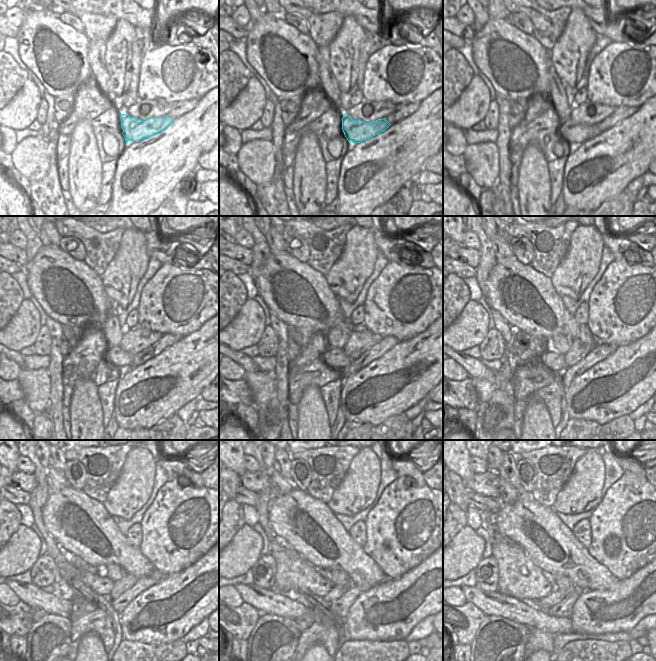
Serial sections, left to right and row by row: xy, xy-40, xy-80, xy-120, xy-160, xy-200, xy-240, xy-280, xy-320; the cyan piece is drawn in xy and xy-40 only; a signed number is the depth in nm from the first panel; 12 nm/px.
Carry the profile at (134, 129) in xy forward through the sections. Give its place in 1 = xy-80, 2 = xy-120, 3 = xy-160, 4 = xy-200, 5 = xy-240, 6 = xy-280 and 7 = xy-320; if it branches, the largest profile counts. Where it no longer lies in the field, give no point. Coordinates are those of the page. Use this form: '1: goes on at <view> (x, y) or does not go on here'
1: goes on at xy-80 (572, 133)
2: goes on at xy-120 (115, 355)
3: goes on at xy-160 (333, 357)
4: goes on at xy-200 (553, 361)
5: goes on at xy-240 (101, 585)
6: goes on at xy-280 (294, 572)
7: goes on at xy-320 (519, 577)

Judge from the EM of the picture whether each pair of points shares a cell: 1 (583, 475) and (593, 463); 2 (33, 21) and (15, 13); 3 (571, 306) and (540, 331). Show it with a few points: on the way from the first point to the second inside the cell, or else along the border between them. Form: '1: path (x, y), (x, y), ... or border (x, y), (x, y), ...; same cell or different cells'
1: path (586, 472), (590, 466); same cell
2: border (24, 10), (24, 19), (19, 27); different cells
3: border (560, 296), (565, 308), (573, 315); different cells

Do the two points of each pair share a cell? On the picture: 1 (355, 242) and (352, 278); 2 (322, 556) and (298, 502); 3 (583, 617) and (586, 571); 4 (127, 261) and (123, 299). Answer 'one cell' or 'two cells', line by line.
1: one cell
2: one cell
3: two cells
4: one cell

